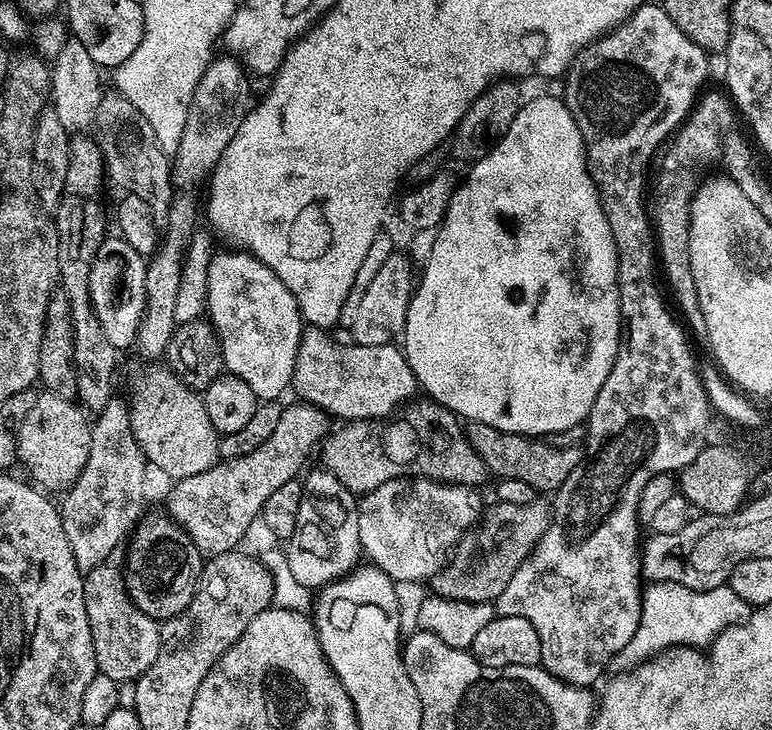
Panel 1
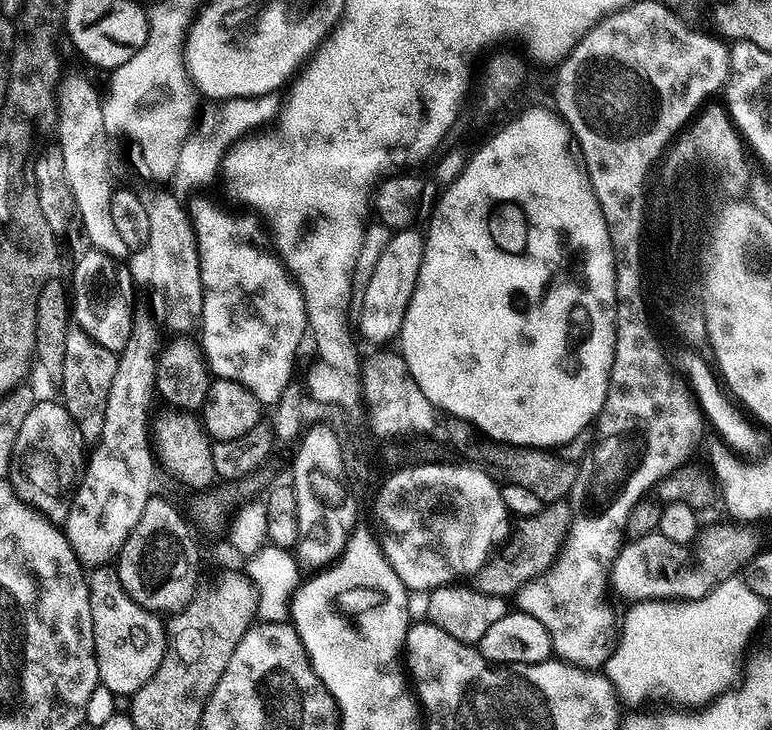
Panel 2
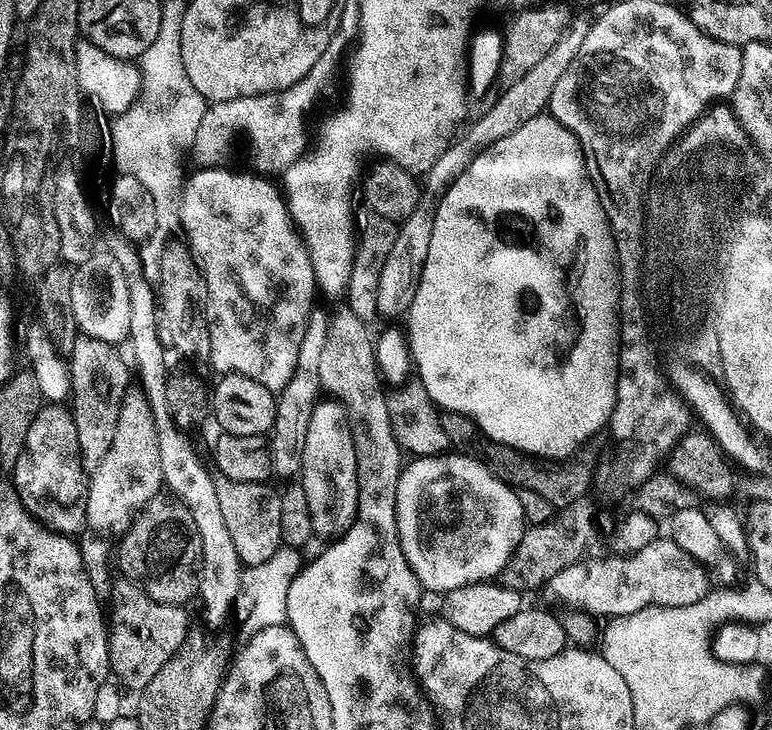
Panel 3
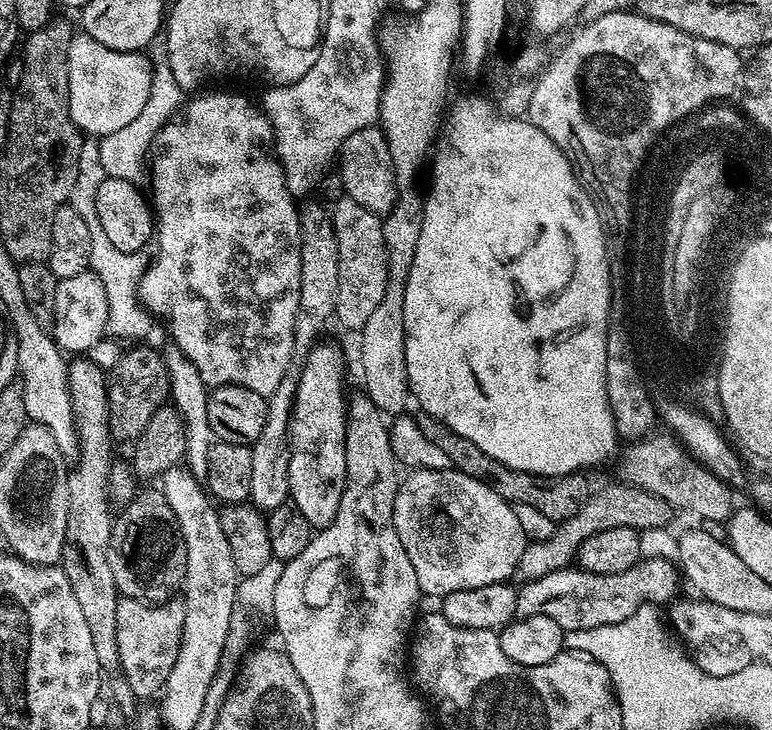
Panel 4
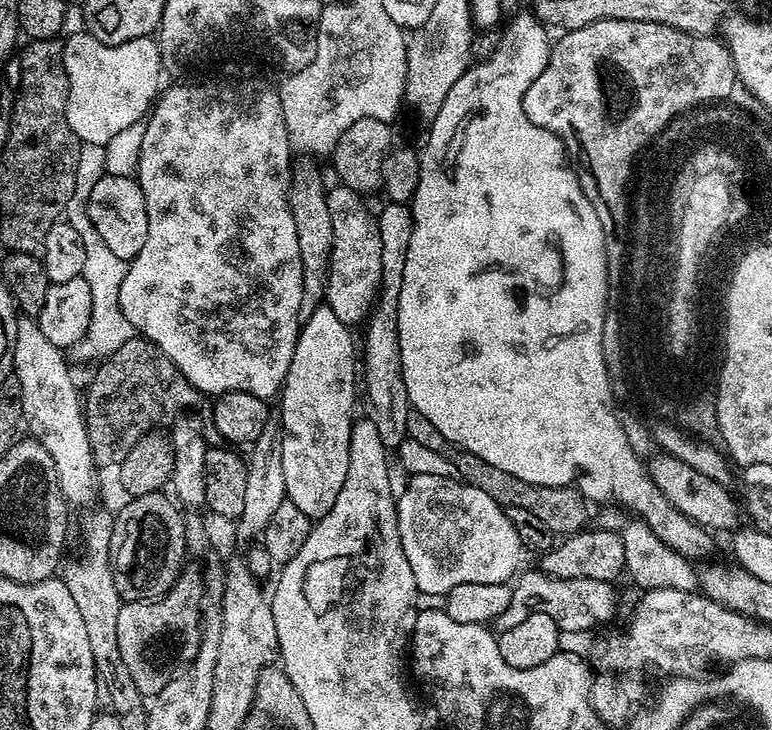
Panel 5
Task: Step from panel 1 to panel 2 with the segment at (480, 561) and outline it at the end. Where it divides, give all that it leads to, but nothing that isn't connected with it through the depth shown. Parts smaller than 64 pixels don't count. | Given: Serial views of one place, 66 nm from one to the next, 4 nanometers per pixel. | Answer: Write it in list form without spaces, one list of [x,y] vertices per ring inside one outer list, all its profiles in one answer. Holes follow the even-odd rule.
[[[552,502],[541,507],[544,508],[541,512],[526,517],[521,522],[520,529],[517,532],[515,529],[510,539],[503,545],[504,553],[501,556],[493,555],[484,567],[475,573],[474,587],[486,594],[508,598],[525,581],[544,572],[556,560],[556,554],[560,551],[564,535],[568,530],[568,523],[572,516],[566,505],[567,503],[564,502]]]

